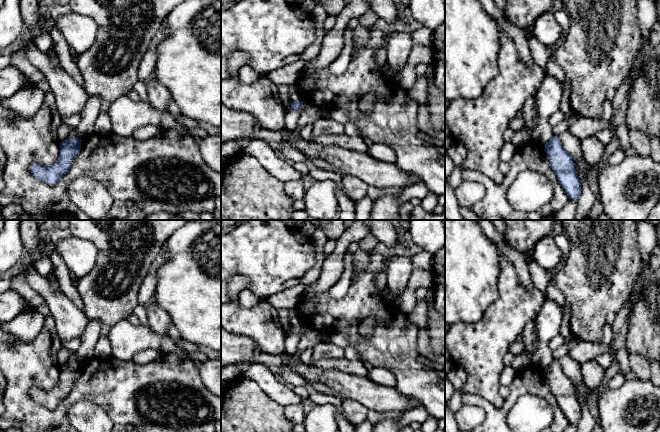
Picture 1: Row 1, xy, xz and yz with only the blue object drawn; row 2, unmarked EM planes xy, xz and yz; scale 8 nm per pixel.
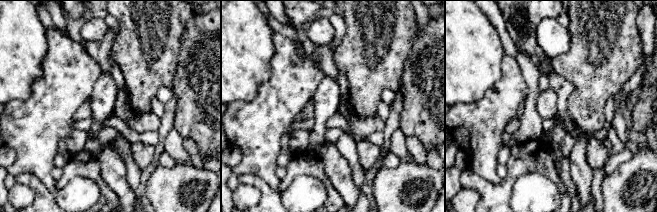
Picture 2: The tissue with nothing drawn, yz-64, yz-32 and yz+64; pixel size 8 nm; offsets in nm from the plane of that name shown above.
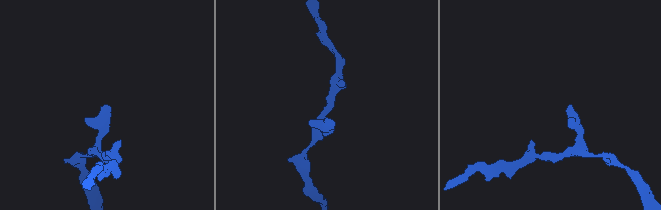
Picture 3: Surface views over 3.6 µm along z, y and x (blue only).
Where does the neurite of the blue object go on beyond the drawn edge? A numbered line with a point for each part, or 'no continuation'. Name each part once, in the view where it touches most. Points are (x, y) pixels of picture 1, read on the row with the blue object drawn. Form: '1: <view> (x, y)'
no continuation

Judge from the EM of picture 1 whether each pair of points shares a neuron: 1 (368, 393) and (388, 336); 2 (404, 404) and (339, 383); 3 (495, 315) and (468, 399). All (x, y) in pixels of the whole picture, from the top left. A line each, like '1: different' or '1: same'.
1: different
2: same
3: different

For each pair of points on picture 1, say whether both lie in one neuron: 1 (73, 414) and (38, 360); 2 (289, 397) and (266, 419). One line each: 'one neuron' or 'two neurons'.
1: two neurons
2: two neurons

